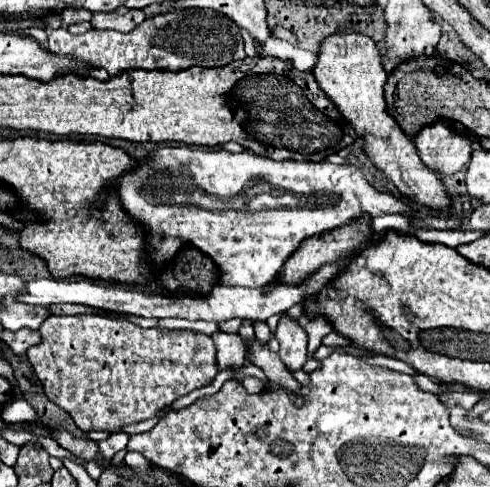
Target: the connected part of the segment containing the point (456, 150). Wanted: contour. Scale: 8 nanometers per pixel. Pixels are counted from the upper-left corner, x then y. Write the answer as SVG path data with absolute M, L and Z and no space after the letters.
M437 121L417 135L417 153L421 161L441 175L461 171L473 153L473 137L467 137L451 127L447 121Z

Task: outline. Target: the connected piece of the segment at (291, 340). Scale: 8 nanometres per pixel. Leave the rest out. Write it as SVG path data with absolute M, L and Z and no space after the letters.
M283 315L279 319L275 337L281 343L279 357L283 359L287 369L289 371L301 369L303 363L307 361L307 333L305 333L305 329L295 319Z

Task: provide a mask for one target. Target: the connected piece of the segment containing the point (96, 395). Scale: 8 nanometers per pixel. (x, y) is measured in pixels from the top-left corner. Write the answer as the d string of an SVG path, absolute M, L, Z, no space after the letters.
M51 315L41 325L41 345L27 351L37 379L49 401L67 411L81 431L115 433L123 425L139 423L157 415L157 411L177 397L187 395L219 373L213 339L205 333L191 330L169 330L155 327L143 329L129 321L101 315Z

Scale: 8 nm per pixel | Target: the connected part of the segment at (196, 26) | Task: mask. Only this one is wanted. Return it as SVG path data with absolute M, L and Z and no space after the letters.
M185 9L155 15L145 19L129 33L91 29L83 35L73 35L65 27L51 31L49 51L83 61L87 67L103 67L111 77L129 69L165 69L183 71L189 67L223 67L245 59L239 27L225 15L213 9Z

